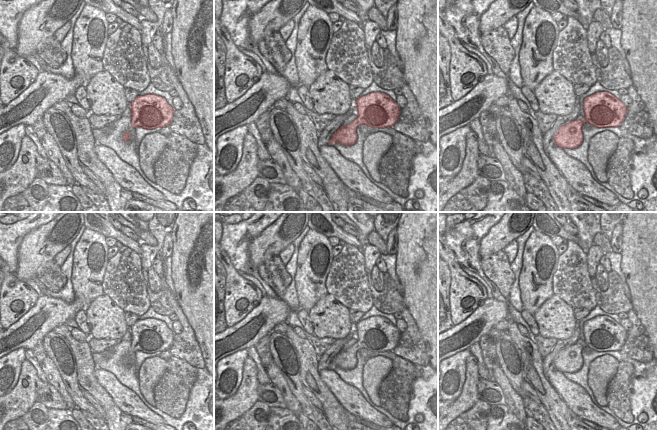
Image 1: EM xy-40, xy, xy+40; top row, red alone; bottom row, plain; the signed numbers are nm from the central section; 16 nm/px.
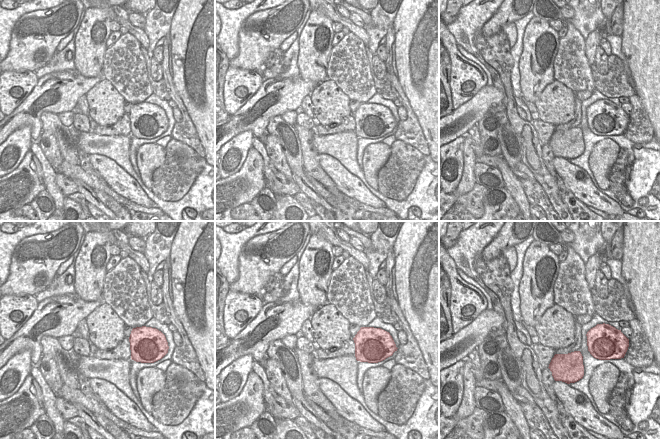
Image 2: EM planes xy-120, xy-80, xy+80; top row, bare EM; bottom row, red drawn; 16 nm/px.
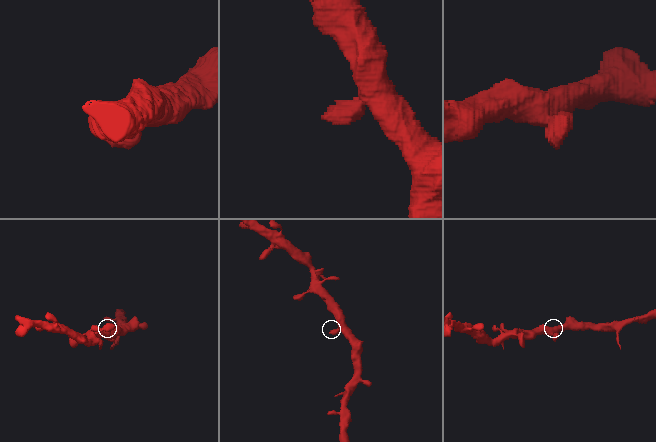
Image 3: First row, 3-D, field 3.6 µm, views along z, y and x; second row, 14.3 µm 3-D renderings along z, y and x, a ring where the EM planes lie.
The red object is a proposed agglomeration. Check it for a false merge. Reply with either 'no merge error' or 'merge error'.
no merge error

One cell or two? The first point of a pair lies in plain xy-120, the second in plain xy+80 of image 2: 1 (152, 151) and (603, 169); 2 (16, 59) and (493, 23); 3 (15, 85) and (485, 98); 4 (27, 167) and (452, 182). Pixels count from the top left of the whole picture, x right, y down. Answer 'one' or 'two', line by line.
1: one
2: one
3: two
4: two

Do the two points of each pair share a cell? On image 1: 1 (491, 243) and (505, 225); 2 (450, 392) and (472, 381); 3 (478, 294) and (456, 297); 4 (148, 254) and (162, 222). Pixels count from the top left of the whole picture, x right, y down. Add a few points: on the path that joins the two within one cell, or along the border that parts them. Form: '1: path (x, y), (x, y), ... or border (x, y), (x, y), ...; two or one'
1: path (495, 239), (505, 229); one
2: border (466, 363), (465, 381), (461, 393), (449, 401); two
3: path (473, 294), (466, 294), (461, 297); one
4: path (156, 247), (159, 244), (159, 230); one

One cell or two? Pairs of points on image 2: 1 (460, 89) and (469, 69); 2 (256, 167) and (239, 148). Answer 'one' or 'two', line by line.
1: one
2: two

